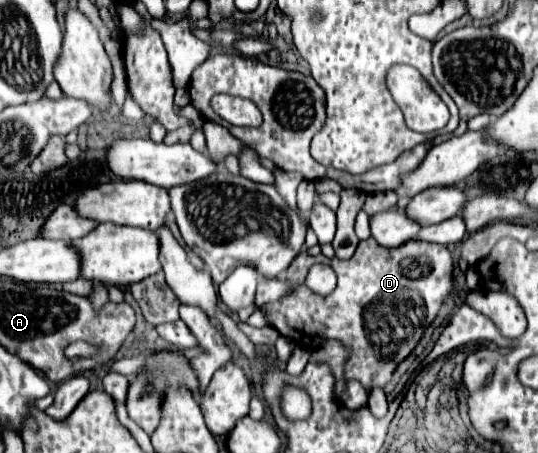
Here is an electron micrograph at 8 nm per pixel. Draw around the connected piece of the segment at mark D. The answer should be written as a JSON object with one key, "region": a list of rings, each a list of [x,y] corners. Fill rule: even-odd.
{"region":[[[373,237],[367,241],[361,241],[355,255],[347,261],[339,259],[327,259],[325,255],[311,257],[305,253],[305,249],[297,255],[297,259],[289,265],[289,269],[283,275],[287,281],[291,281],[295,287],[291,293],[287,293],[283,299],[263,305],[267,313],[267,323],[275,327],[283,337],[295,339],[297,333],[303,337],[321,337],[321,339],[339,339],[343,345],[351,349],[351,357],[345,367],[343,381],[337,381],[335,395],[339,397],[347,379],[357,379],[363,383],[363,387],[369,391],[373,387],[385,387],[391,379],[395,367],[415,349],[417,341],[421,339],[423,331],[431,325],[435,319],[443,299],[447,295],[453,295],[453,259],[445,245],[431,245],[423,241],[411,241],[407,245],[395,247],[395,249],[383,249],[373,243]],[[315,263],[329,265],[337,275],[337,287],[329,295],[317,295],[309,291],[309,287],[303,285],[305,275],[309,273],[309,267]]]}

